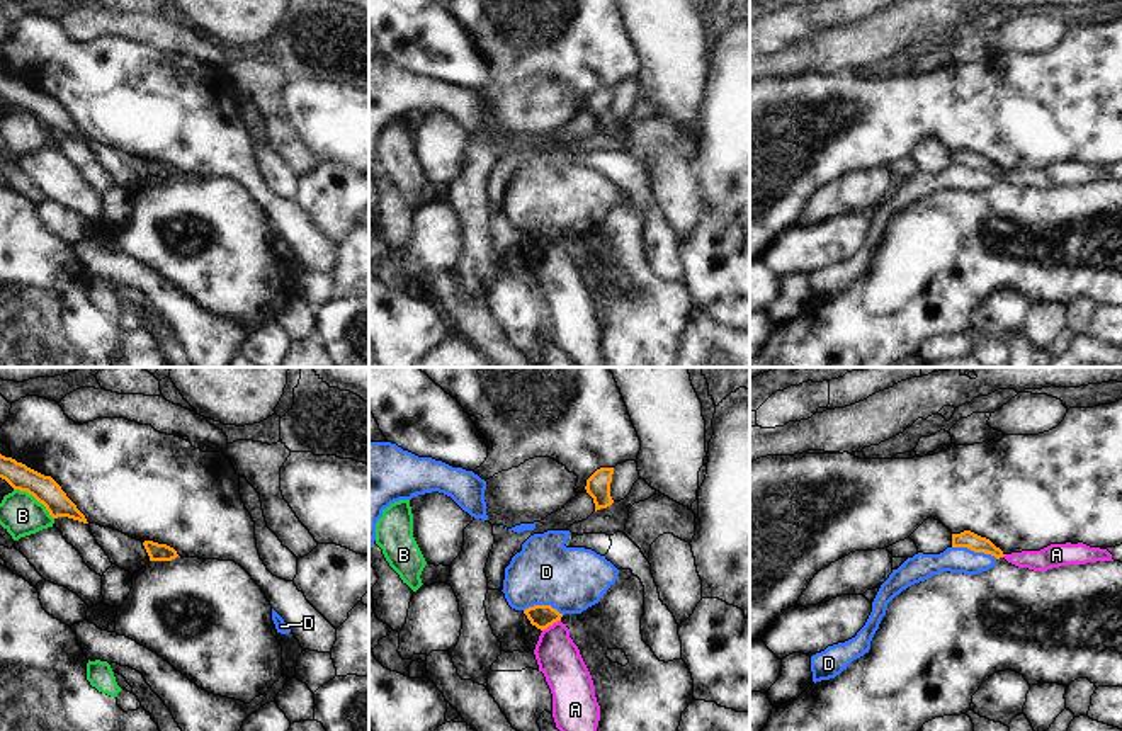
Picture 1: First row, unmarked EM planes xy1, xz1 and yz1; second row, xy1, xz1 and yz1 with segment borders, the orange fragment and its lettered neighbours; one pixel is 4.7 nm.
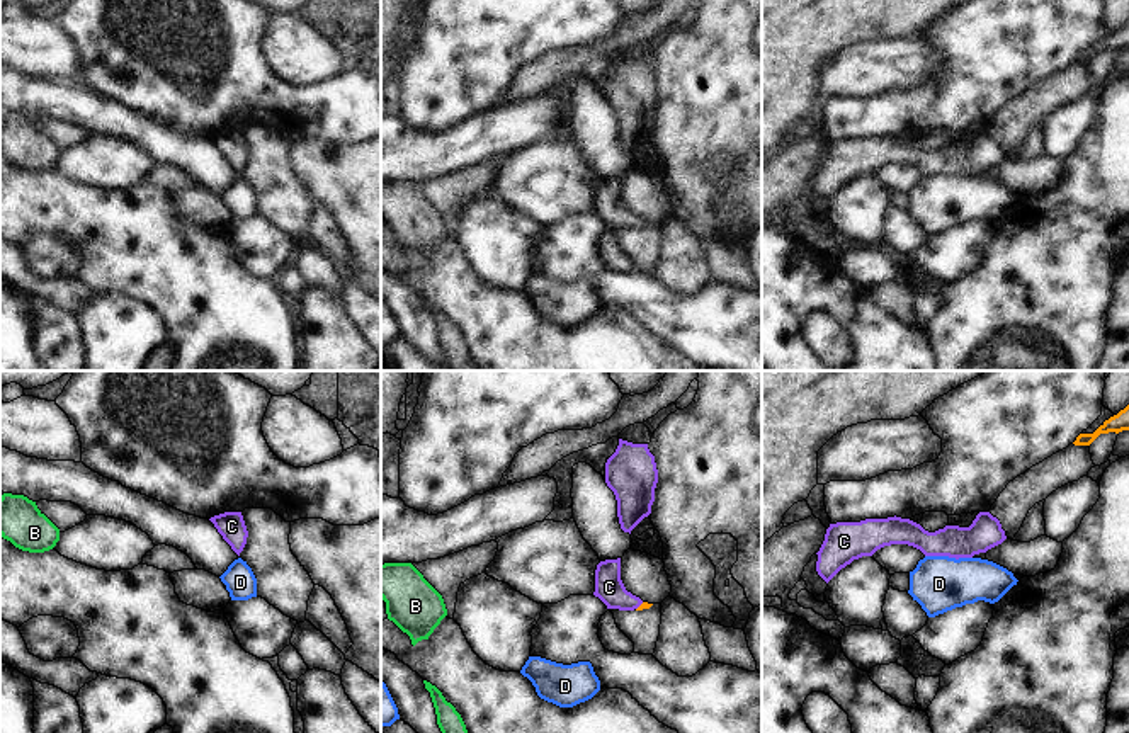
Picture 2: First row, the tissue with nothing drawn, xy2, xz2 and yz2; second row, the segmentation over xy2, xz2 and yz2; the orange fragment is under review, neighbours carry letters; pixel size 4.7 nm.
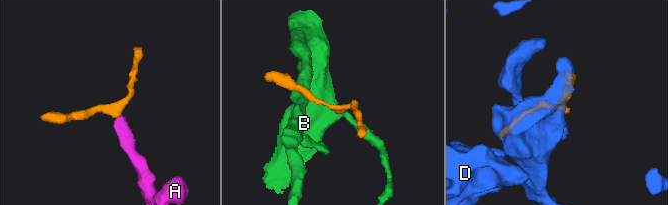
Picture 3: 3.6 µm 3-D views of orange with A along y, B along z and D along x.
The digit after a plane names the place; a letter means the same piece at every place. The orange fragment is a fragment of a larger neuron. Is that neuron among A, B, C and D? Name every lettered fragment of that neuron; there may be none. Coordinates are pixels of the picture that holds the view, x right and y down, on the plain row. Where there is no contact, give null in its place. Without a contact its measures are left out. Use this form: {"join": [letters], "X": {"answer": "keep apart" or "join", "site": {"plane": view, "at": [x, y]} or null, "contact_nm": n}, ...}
{"join": ["C"], "A": {"answer": "keep apart", "site": {"plane": "xz1", "at": [551, 243]}, "contact_nm": 110}, "B": {"answer": "keep apart", "site": {"plane": "xy1", "at": [36, 118]}, "contact_nm": 240}, "C": {"answer": "join", "site": {"plane": "xz2", "at": [640, 225]}, "contact_nm": 50}, "D": {"answer": "keep apart", "site": {"plane": "yz1", "at": [974, 170]}, "contact_nm": 220}}

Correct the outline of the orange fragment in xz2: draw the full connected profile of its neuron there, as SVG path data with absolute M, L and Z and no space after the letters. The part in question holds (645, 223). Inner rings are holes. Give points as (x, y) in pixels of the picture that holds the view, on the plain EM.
M621 177L605 179L597 184L593 214L599 216L607 228L643 230L653 224L626 209L621 199Z

